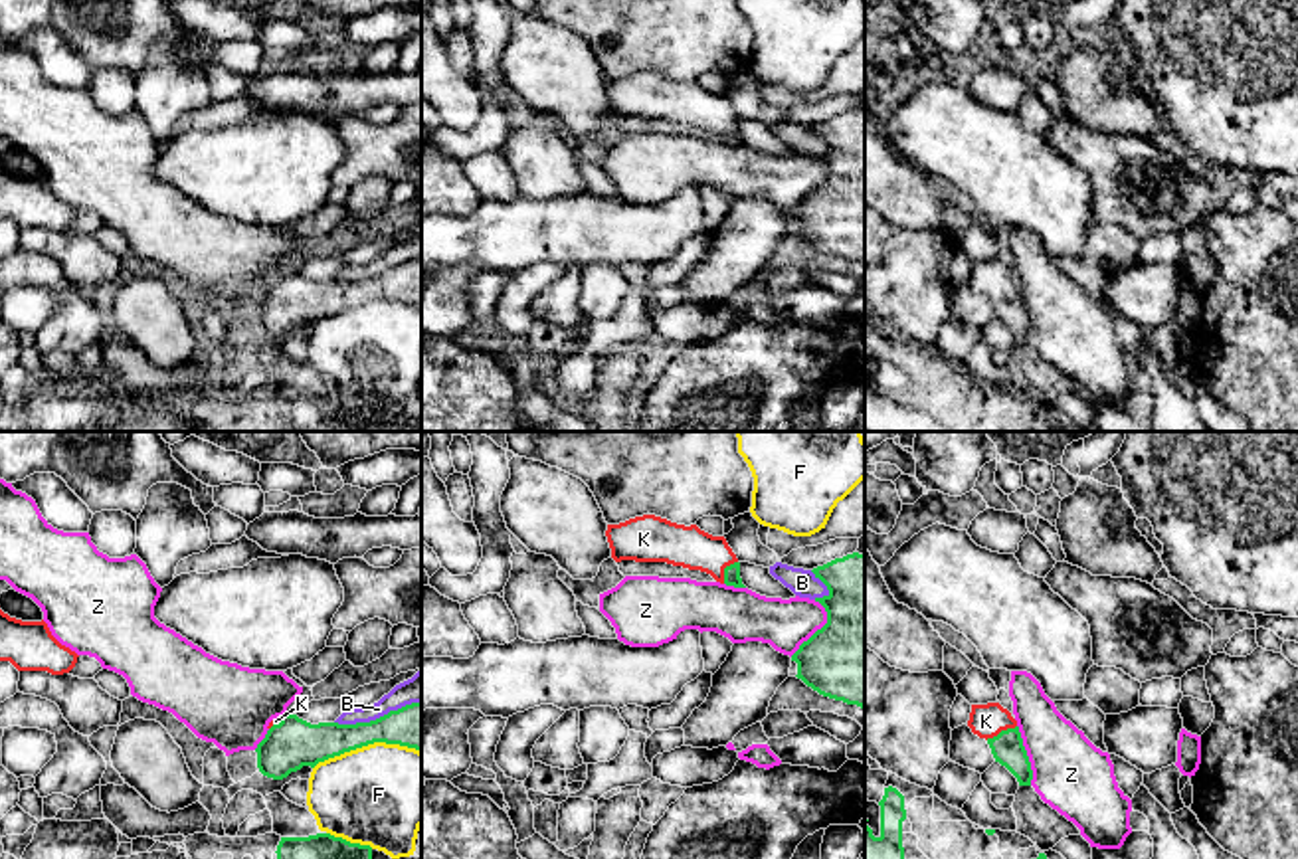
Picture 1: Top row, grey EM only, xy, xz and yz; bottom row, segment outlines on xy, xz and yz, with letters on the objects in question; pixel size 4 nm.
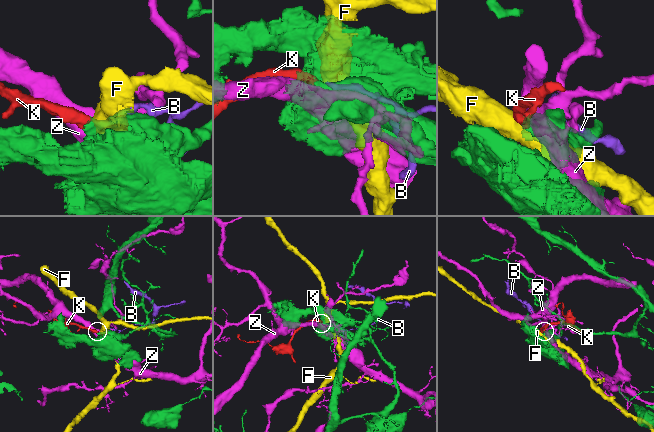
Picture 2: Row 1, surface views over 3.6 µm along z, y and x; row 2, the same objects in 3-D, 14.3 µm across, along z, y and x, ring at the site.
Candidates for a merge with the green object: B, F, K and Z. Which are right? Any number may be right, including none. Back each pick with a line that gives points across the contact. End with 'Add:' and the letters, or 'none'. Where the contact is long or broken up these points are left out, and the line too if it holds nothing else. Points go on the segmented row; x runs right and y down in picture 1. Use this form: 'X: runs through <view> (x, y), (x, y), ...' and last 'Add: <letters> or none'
K: runs through yz (1008, 749), (1002, 731), (992, 721), (986, 721)
Add: K

